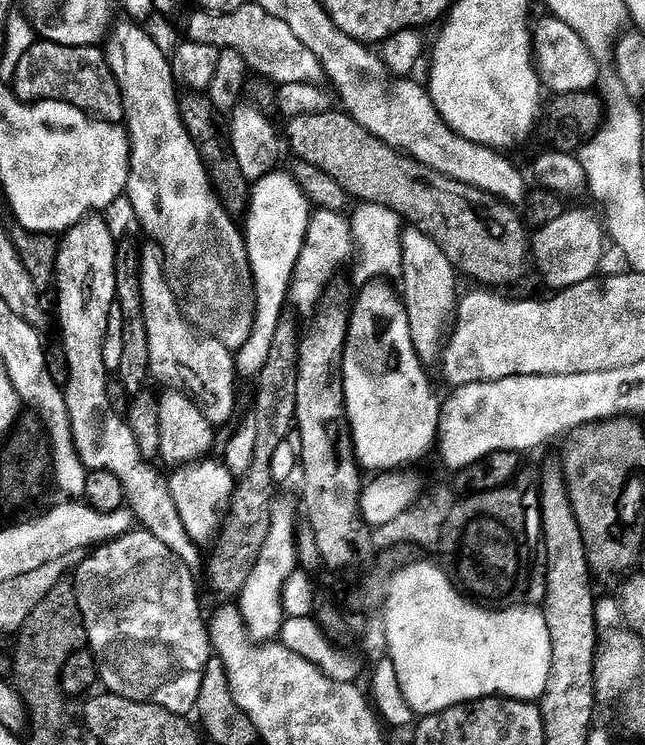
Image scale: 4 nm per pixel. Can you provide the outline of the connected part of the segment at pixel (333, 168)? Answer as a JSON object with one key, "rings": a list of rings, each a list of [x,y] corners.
{"rings":[[[329,110],[317,116],[306,116],[293,120],[287,125],[288,136],[292,139],[292,148],[297,157],[313,163],[329,175],[337,183],[339,191],[349,192],[354,201],[377,203],[378,206],[389,208],[396,212],[401,221],[407,222],[413,229],[424,232],[450,258],[457,273],[477,280],[480,286],[504,284],[507,280],[516,280],[524,268],[524,259],[530,251],[530,232],[520,225],[516,212],[511,203],[497,200],[495,195],[470,187],[457,180],[446,178],[425,164],[419,164],[413,157],[405,156],[403,152],[383,144],[378,137],[367,128],[352,119],[351,115]]]}

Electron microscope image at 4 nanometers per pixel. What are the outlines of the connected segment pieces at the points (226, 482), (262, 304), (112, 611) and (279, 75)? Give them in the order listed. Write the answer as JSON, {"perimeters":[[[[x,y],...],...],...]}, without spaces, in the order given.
{"perimeters":[[[[212,458],[205,459],[199,464],[192,464],[186,468],[177,468],[167,477],[166,483],[173,496],[174,504],[178,508],[186,532],[194,543],[201,546],[212,544],[220,527],[225,527],[232,510],[232,497],[236,492],[237,477],[222,462],[216,464]]],[[[277,170],[251,185],[246,213],[248,229],[246,226],[242,233],[248,243],[249,262],[252,264],[257,313],[280,314],[285,311],[295,266],[307,238],[309,217],[309,200],[287,171]]],[[[145,530],[127,532],[124,536],[100,544],[92,551],[74,568],[74,585],[87,632],[87,647],[91,649],[95,644],[100,644],[100,640],[114,640],[124,634],[134,638],[160,636],[162,640],[180,646],[174,648],[176,654],[184,666],[196,674],[182,694],[164,694],[164,684],[158,676],[142,678],[136,690],[132,690],[136,684],[130,682],[128,690],[109,686],[107,691],[114,695],[126,694],[126,698],[134,702],[164,707],[166,711],[175,712],[177,717],[187,717],[187,712],[191,713],[196,707],[204,671],[214,656],[209,625],[204,620],[200,596],[196,593],[197,577],[173,550]]],[[[245,2],[245,4],[242,7],[236,8],[232,12],[225,12],[225,13],[214,13],[207,10],[198,10],[197,13],[189,20],[188,22],[188,34],[187,36],[189,38],[189,41],[191,43],[200,44],[200,45],[209,45],[211,48],[218,48],[218,49],[225,49],[225,48],[232,48],[238,50],[239,53],[242,53],[244,56],[244,60],[247,61],[249,64],[249,67],[256,73],[256,71],[260,72],[262,75],[270,78],[272,81],[274,81],[275,85],[281,85],[281,84],[315,84],[321,83],[323,81],[323,78],[325,77],[325,71],[324,68],[319,60],[319,58],[314,54],[314,52],[311,52],[309,48],[306,47],[306,45],[301,42],[298,37],[294,35],[294,32],[292,32],[291,28],[285,22],[282,22],[282,20],[279,20],[278,18],[272,16],[272,14],[268,14],[264,8],[260,8],[260,6],[254,4],[253,2]]]]}

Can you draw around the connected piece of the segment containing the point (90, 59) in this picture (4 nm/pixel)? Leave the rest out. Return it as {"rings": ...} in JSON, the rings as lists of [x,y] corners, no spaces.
{"rings":[[[41,39],[40,44],[29,43],[28,49],[14,67],[17,98],[26,104],[37,104],[39,100],[57,100],[63,104],[72,104],[89,114],[104,114],[112,122],[125,119],[124,100],[119,79],[114,78],[114,68],[104,61],[104,48],[71,48]]]}

